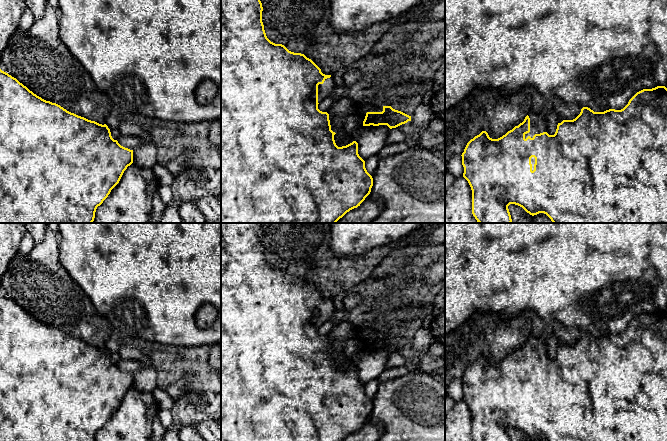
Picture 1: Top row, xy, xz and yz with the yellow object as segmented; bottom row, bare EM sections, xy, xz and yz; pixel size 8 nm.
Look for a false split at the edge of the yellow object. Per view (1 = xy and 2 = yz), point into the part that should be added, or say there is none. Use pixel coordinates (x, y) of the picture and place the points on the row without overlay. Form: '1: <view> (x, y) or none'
1: none
2: yz (538, 347)

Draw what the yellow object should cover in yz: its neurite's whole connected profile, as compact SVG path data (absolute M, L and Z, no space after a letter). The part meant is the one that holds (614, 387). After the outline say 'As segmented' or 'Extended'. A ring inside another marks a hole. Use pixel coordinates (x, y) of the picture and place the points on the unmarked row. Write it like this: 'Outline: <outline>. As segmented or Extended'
Outline: M657 310L637 316L621 334L609 333L594 336L583 331L573 344L558 347L554 359L547 357L547 342L543 337L530 335L524 345L498 363L489 361L486 355L471 363L462 377L463 401L472 414L472 438L474 441L511 441L508 430L515 428L534 440L544 437L548 441L667 441L667 312Z. Extended

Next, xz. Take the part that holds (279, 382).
Outline: M221 223L221 441L343 441L360 430L370 418L373 402L358 378L358 367L353 365L338 371L329 338L318 333L318 328L335 312L333 302L323 298L304 278L291 276L284 269L271 266L264 254L262 235L260 223Z. Extended

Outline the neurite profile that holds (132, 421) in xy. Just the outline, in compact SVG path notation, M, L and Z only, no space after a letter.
M132 387L108 421L97 431L95 441L151 441L152 422L159 410L152 393L138 391Z

